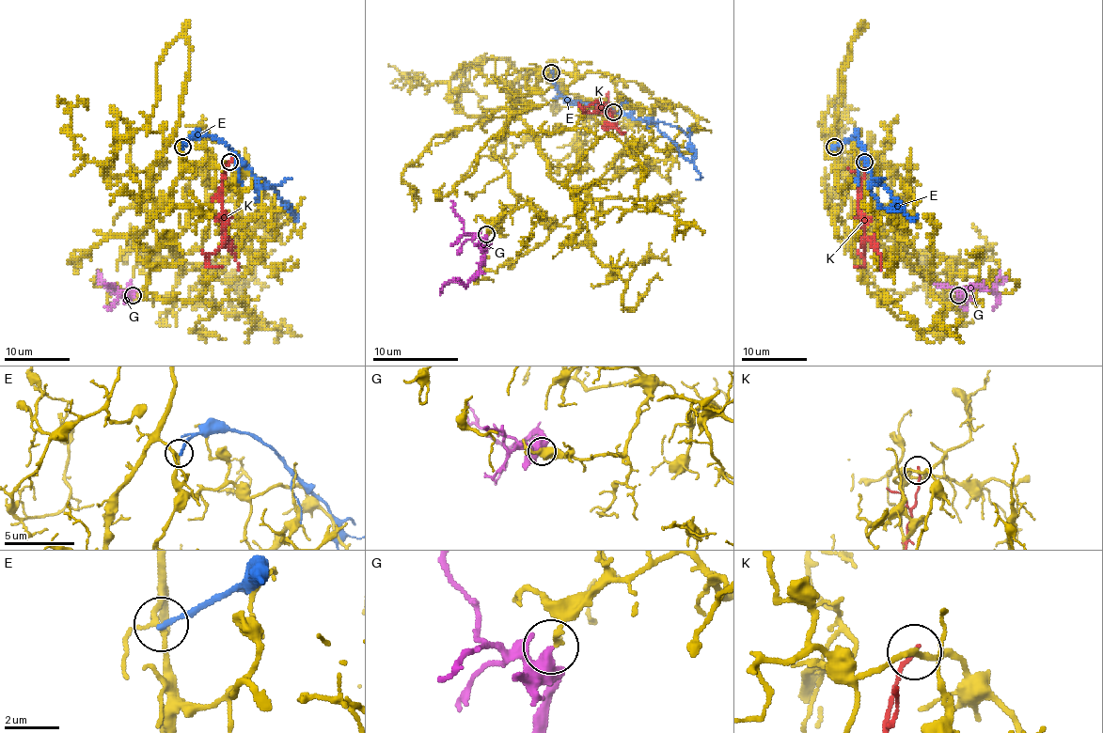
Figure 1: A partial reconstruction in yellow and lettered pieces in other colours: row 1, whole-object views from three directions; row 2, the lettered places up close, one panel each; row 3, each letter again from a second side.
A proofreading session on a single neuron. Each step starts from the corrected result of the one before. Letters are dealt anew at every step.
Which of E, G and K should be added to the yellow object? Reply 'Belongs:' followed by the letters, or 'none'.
Belongs: none

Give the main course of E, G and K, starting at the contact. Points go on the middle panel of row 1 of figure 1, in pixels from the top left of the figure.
E: (551, 72), (553, 83), (563, 96), (651, 121), (691, 160), (694, 148), (689, 143), (687, 128)
G: (487, 235), (484, 258), (478, 271), (465, 284), (449, 282), (440, 288)
K: (612, 111), (608, 113), (600, 104), (602, 102), (606, 111), (583, 111), (604, 102)

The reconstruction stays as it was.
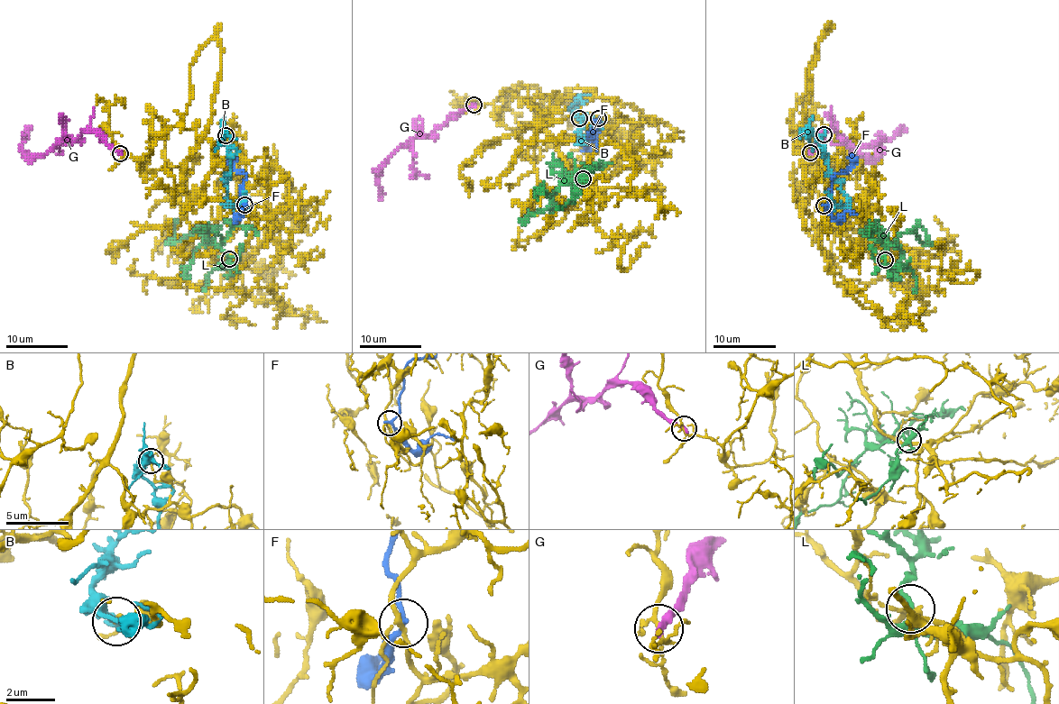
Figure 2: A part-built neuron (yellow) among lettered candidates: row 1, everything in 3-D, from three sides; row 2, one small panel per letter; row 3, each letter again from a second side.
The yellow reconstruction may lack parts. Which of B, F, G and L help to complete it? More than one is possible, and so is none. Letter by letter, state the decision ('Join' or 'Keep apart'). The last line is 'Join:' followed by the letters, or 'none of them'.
B: Keep apart
F: Keep apart
G: Keep apart
L: Keep apart
Join: none of them

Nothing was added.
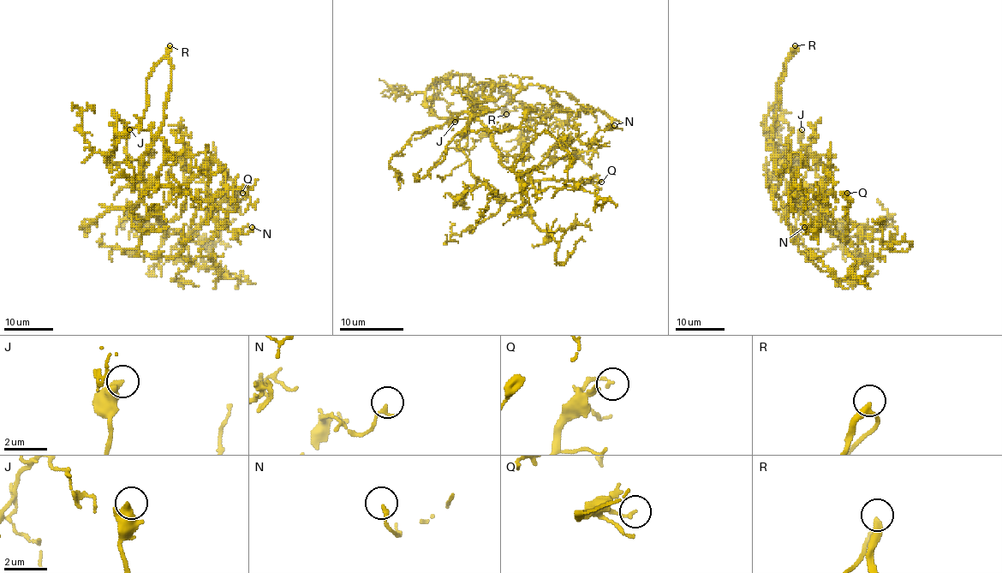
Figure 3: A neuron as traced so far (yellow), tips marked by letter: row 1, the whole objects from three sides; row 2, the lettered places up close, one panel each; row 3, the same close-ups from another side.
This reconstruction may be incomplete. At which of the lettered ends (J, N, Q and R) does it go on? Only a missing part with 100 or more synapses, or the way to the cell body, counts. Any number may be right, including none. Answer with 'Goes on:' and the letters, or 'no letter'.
Goes on: R

